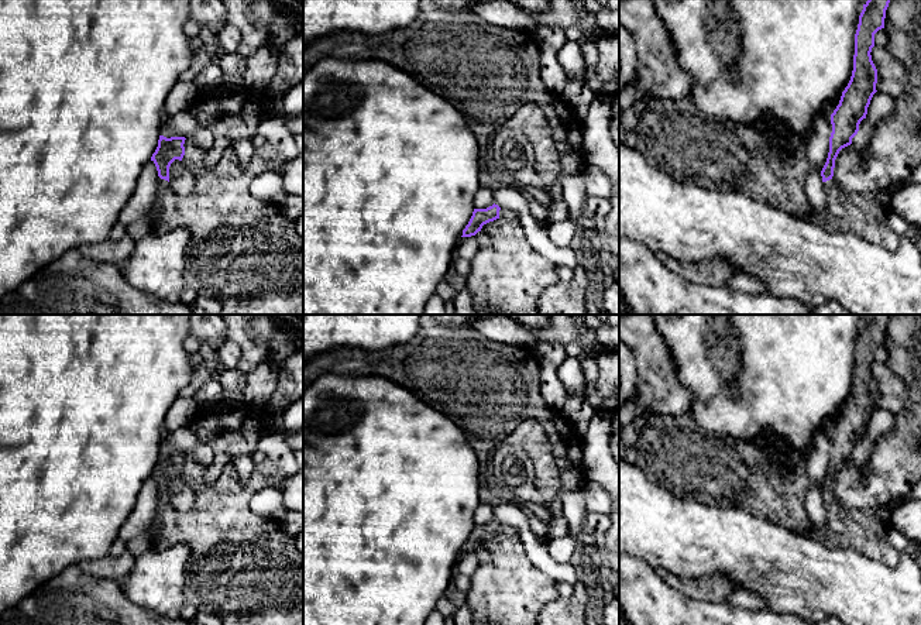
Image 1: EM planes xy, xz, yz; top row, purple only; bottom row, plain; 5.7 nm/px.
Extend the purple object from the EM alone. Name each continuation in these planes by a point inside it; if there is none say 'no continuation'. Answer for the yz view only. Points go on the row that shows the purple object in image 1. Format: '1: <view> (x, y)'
1: yz (862, 215)

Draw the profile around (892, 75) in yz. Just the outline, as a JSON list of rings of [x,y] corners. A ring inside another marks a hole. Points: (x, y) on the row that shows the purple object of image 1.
[[[874,45],[870,55],[877,69],[876,90],[893,99],[901,97],[908,90],[905,66],[891,55],[887,47]]]

